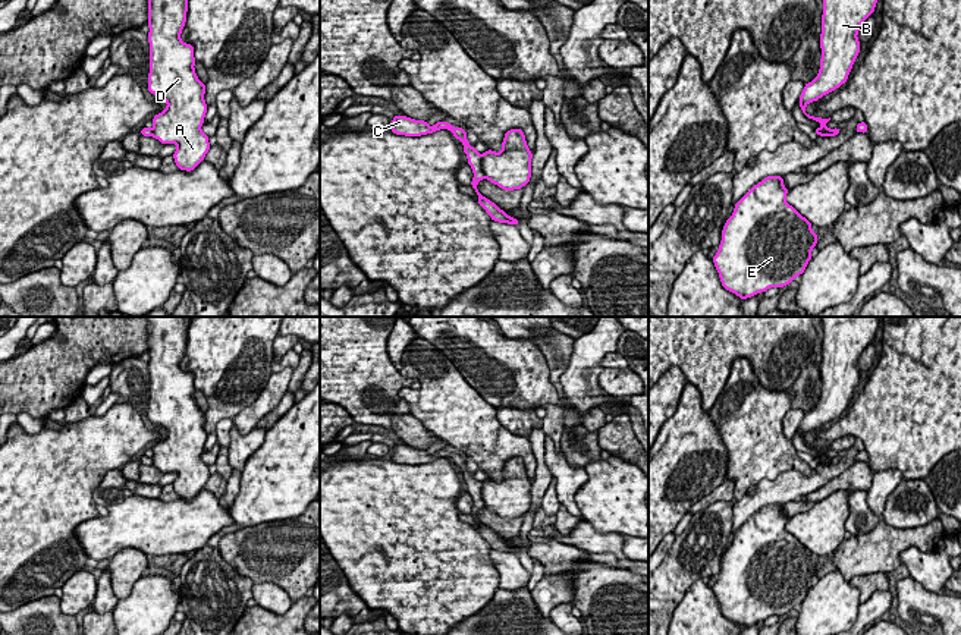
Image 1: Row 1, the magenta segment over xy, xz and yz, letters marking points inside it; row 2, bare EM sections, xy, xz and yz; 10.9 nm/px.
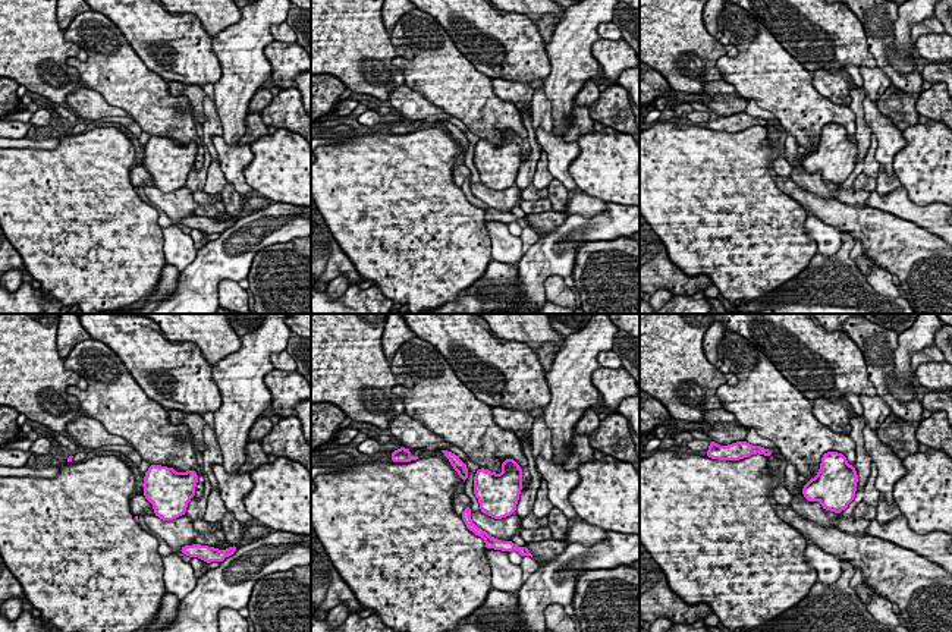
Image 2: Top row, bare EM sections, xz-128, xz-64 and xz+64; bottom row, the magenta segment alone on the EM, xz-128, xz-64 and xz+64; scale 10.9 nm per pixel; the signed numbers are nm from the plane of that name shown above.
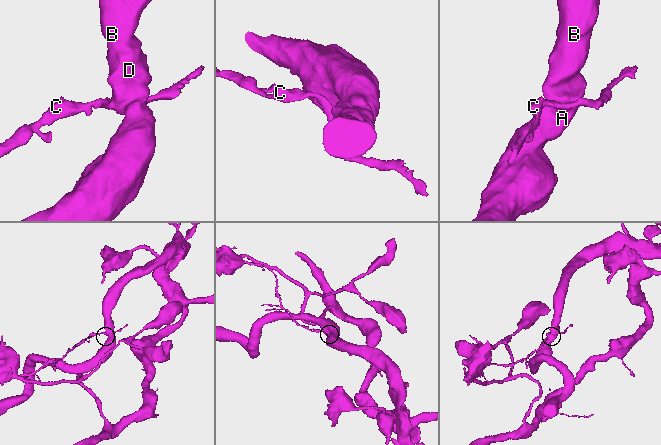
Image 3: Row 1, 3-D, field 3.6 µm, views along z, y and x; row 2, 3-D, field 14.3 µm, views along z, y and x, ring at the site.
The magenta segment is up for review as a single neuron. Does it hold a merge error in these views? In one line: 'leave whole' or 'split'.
split

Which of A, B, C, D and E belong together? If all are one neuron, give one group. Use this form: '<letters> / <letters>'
A B D E / C

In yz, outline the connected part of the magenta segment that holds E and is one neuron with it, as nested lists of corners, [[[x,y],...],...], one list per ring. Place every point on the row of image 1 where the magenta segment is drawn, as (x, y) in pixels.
[[[767,176],[737,204],[712,258],[722,286],[751,298],[803,274],[817,245],[811,223],[785,201],[782,176]]]

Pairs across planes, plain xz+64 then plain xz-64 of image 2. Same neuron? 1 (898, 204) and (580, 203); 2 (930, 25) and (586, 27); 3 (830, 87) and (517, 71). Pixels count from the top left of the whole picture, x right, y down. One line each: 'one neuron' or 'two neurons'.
1: one neuron
2: two neurons
3: two neurons

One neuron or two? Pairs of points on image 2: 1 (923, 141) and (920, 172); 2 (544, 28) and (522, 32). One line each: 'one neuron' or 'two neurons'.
1: one neuron
2: two neurons

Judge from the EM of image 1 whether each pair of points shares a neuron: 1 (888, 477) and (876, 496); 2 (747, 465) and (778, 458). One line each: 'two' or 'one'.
1: one
2: one

